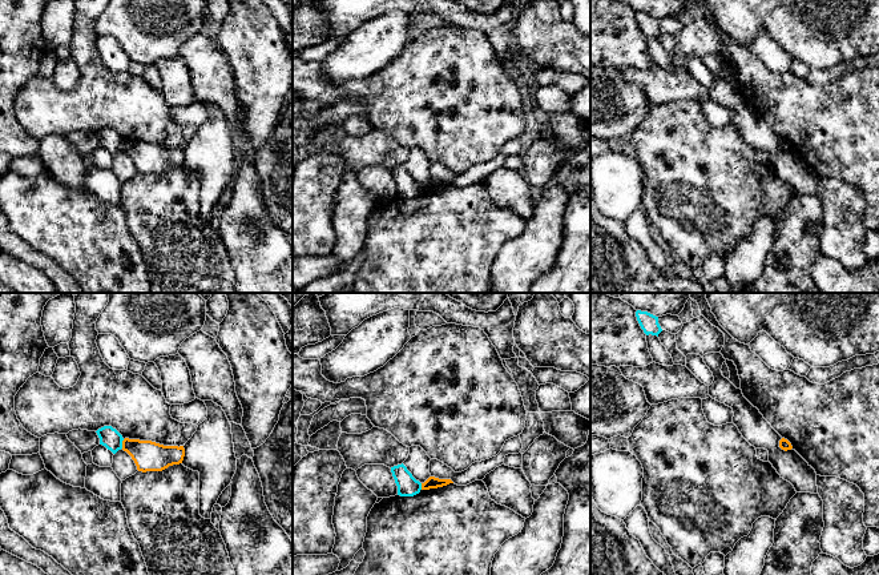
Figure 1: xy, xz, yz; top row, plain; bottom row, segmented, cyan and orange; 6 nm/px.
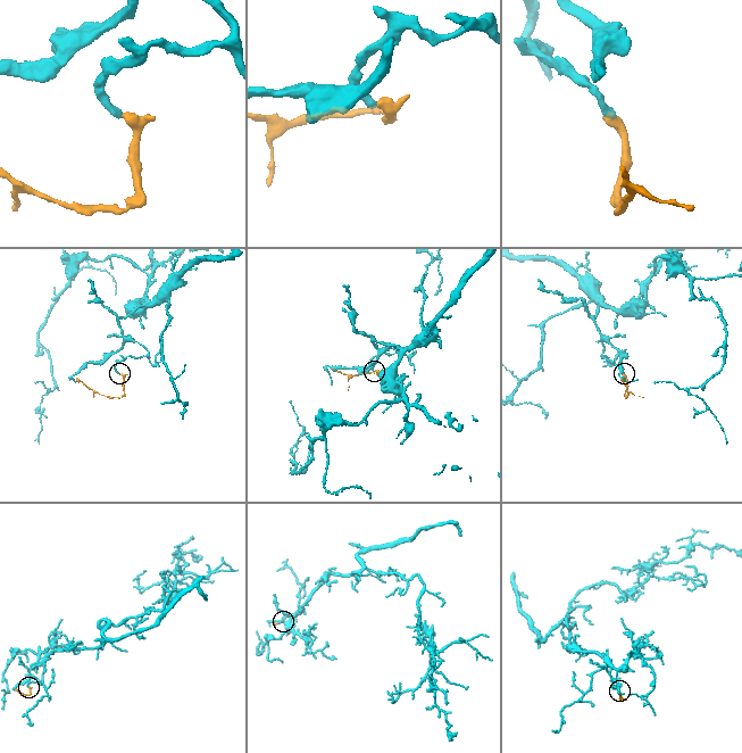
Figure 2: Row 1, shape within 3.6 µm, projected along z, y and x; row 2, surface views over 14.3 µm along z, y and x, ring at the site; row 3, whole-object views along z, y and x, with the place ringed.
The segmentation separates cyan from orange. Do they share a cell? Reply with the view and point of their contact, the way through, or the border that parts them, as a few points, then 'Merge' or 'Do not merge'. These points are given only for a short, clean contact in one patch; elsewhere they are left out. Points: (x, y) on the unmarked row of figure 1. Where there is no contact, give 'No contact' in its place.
Touches cyan at xy (121, 145). Boundary: xy (124, 141), (121, 149). Do not merge

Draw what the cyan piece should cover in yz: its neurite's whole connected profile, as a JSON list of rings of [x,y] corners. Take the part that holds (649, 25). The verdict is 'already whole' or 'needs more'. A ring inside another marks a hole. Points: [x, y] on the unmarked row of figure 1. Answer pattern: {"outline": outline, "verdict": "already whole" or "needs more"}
{"outline": [[[637,12],[636,13],[636,19],[637,19],[637,23],[641,28],[641,31],[644,32],[644,35],[646,37],[652,36],[652,37],[657,37],[662,33],[660,25],[658,25],[658,19],[648,15],[648,13],[641,13],[641,12]]], "verdict": "already whole"}

